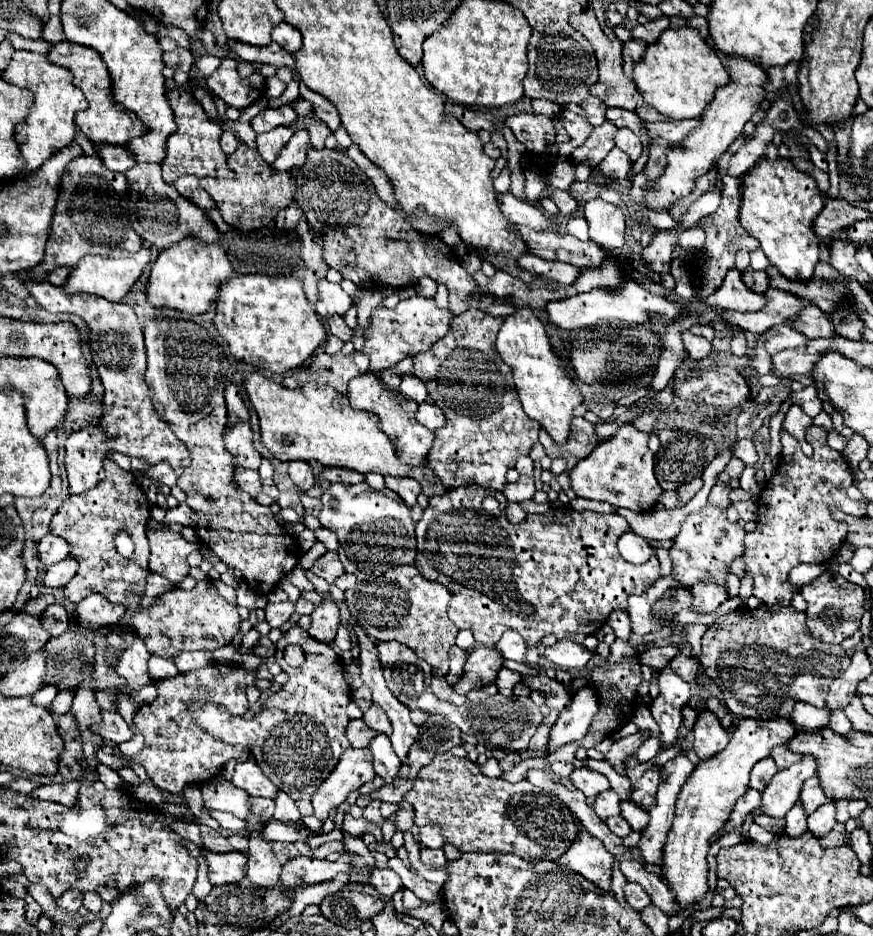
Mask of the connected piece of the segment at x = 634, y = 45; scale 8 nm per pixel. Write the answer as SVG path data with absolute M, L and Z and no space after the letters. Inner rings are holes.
M629 39L623 43L623 71L627 77L631 77L633 65L639 61L645 49L647 49L647 43L641 39Z

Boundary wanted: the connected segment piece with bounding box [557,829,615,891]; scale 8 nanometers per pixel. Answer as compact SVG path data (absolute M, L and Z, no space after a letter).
M581 829L581 837L571 843L569 851L557 861L583 875L603 891L611 891L611 873L613 873L613 855L607 853L603 843L591 837Z

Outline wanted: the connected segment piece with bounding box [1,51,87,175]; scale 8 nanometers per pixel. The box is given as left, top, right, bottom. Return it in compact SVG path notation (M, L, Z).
M17 51L9 63L9 67L1 73L3 79L11 85L25 87L35 95L35 101L29 109L29 115L15 127L15 141L19 143L19 151L25 159L25 175L37 171L43 161L47 161L53 153L63 147L69 147L75 139L75 123L73 117L77 111L87 109L87 99L73 85L71 71L53 65L45 55L37 55L31 51Z

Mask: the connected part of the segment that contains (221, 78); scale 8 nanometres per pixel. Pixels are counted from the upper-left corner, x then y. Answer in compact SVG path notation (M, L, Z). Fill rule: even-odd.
M227 57L219 69L207 77L207 89L219 95L229 107L245 109L265 95L265 77L255 71L249 79L237 75L237 61Z

